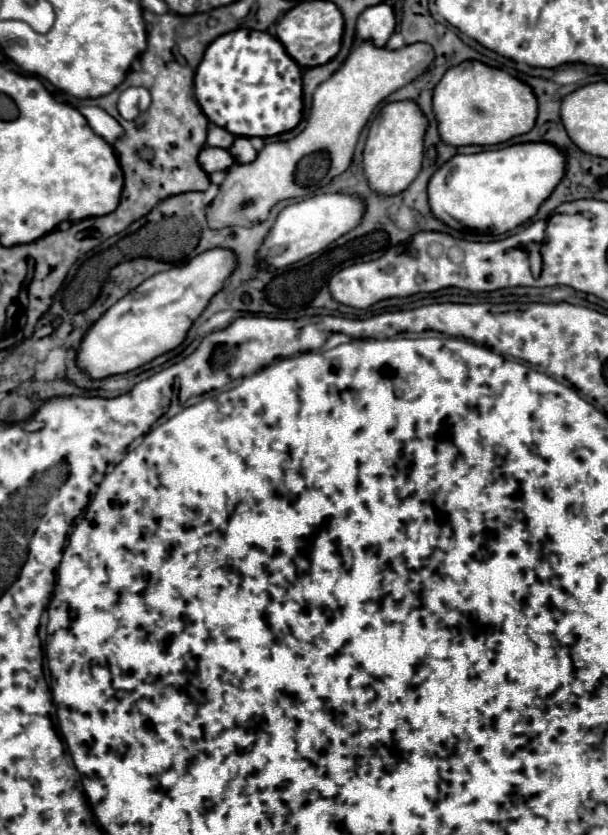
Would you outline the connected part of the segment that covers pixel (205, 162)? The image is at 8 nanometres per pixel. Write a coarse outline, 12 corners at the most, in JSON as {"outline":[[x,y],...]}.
{"outline":[[203,147],[199,163],[207,173],[227,171],[235,159],[227,149]]}

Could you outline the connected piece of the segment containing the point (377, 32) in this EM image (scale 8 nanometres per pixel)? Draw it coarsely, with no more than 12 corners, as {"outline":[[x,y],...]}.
{"outline":[[387,3],[359,15],[357,37],[383,47],[395,31],[395,13]]}

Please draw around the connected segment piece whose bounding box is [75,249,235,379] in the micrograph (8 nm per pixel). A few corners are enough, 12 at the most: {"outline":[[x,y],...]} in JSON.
{"outline":[[211,249],[129,291],[83,335],[91,379],[183,343],[235,269]]}

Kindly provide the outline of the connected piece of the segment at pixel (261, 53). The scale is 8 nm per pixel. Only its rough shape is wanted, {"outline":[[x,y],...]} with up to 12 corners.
{"outline":[[265,31],[217,37],[195,97],[237,137],[301,121],[301,69]]}

